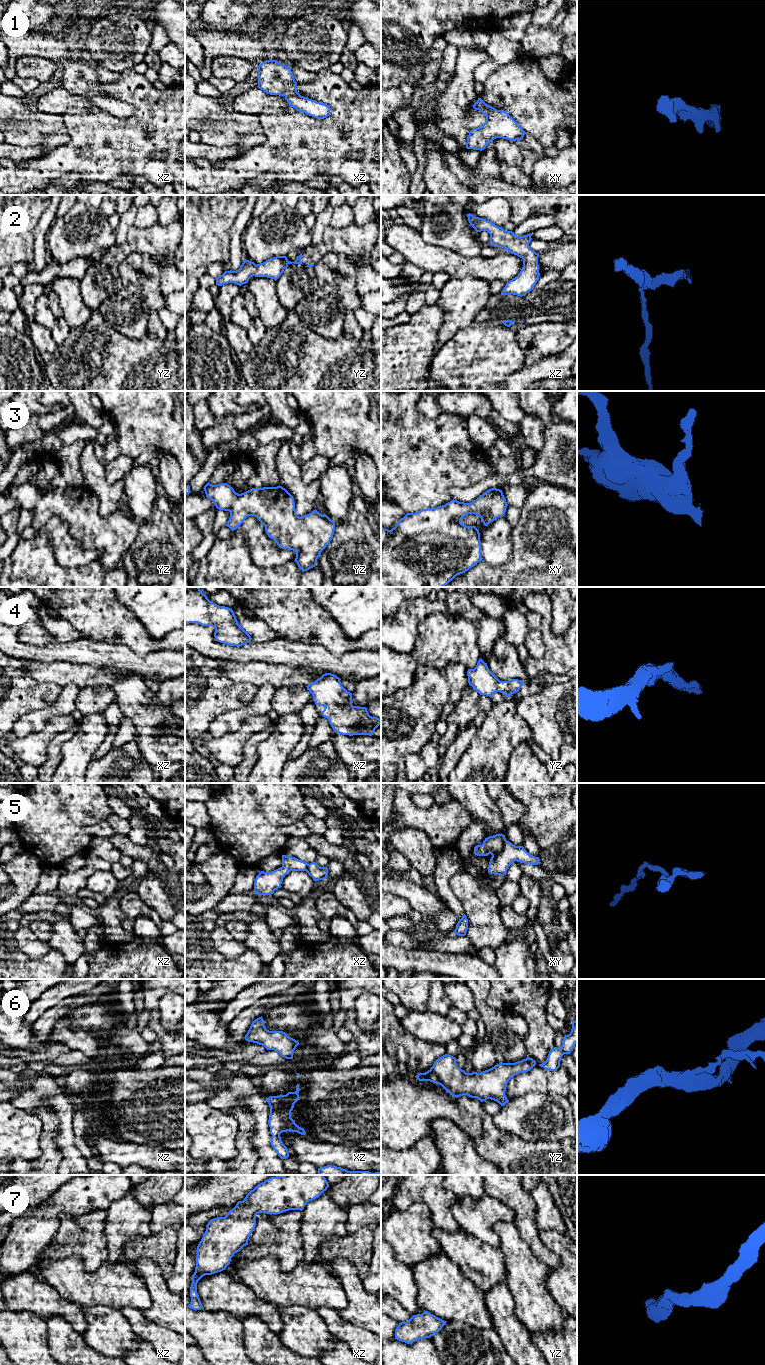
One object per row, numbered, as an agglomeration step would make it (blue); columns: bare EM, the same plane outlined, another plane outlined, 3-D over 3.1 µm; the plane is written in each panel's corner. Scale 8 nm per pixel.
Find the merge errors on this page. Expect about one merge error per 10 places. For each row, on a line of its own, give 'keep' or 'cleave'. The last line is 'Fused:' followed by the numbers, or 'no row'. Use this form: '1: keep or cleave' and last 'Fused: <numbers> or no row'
1: keep
2: keep
3: keep
4: keep
5: keep
6: keep
7: keep
Fused: no row

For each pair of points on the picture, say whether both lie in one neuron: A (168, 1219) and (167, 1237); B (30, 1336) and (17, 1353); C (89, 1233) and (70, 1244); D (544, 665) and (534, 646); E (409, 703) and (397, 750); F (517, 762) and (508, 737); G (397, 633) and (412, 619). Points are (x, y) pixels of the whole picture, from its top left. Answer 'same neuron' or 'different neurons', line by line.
A: different neurons
B: same neuron
C: same neuron
D: different neurons
E: same neuron
F: different neurons
G: same neuron

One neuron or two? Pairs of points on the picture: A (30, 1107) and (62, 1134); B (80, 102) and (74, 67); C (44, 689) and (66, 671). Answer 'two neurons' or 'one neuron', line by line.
A: one neuron
B: two neurons
C: two neurons

